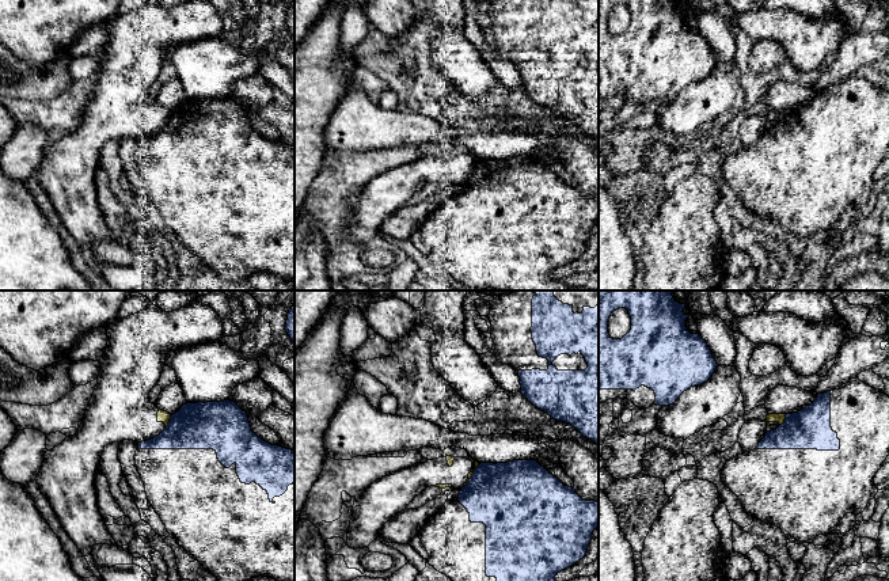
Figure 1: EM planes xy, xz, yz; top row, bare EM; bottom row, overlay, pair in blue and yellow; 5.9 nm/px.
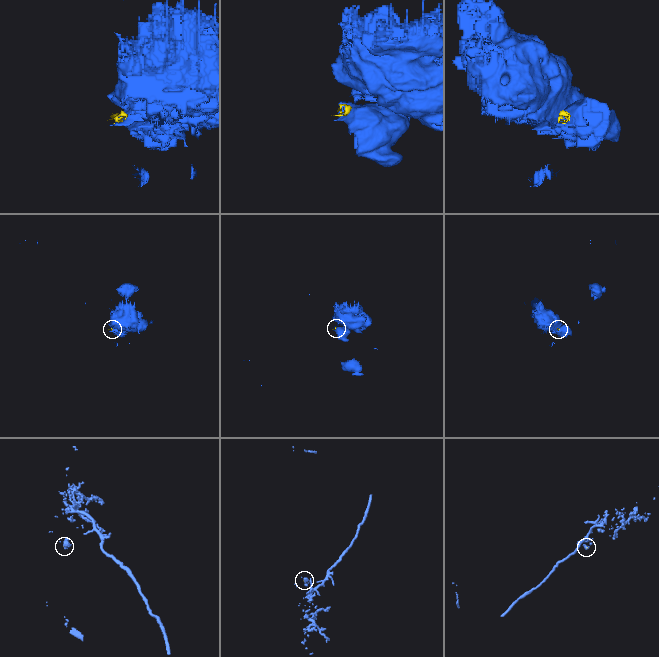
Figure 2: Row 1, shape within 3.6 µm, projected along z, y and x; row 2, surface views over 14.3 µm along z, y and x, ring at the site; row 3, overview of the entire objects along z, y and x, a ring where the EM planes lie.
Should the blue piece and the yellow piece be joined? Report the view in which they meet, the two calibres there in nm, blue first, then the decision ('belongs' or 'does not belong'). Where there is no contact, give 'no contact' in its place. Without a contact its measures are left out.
yz | 240/60 nm | does not belong

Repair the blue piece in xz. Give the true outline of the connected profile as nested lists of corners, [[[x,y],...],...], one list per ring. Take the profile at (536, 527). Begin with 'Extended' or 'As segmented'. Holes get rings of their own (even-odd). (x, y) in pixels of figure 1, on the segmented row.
Extended. [[[513,460],[509,463],[480,463],[456,501],[447,501],[419,529],[419,539],[426,548],[428,562],[452,581],[555,581],[555,576],[586,555],[592,532],[599,527],[599,502],[582,500],[573,487],[565,486],[536,460]]]

